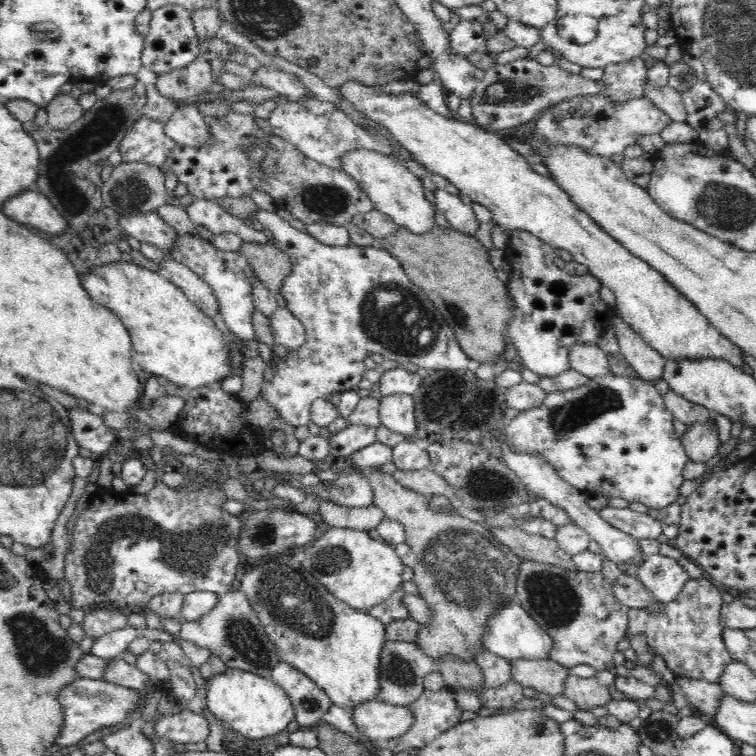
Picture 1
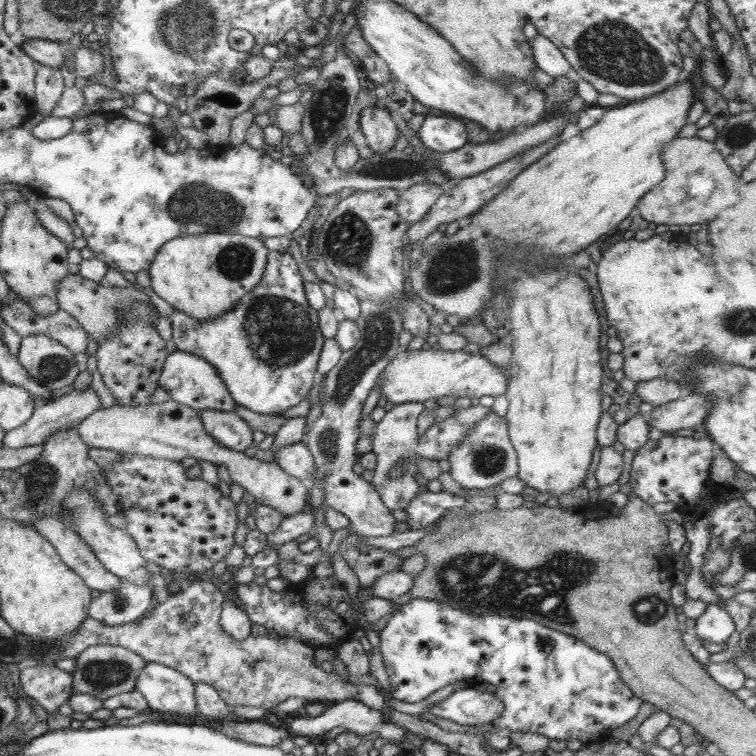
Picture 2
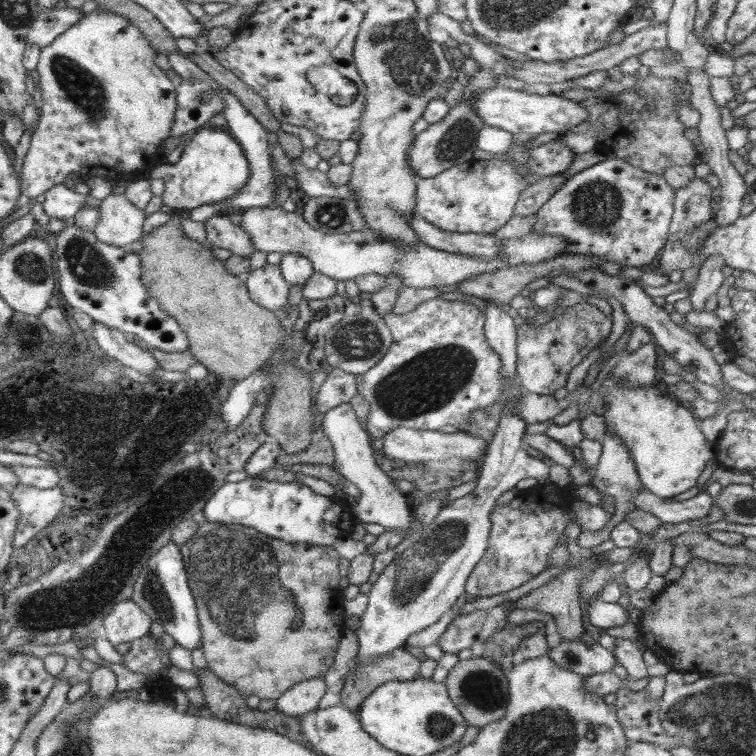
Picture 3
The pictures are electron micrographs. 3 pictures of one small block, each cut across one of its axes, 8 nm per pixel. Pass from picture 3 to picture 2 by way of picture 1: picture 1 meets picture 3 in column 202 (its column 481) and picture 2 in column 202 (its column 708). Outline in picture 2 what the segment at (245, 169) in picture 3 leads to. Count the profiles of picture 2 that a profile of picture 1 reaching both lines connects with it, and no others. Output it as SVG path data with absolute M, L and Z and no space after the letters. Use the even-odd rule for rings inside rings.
M272 250L267 254L267 263L265 266L265 271L262 273L262 278L258 283L258 286L244 295L238 302L236 306L233 306L232 310L229 310L226 314L216 318L207 318L207 320L197 320L192 316L188 316L184 311L175 310L172 313L172 339L174 344L176 344L177 350L186 352L188 354L195 354L200 358L204 358L206 362L209 362L216 370L217 373L222 377L226 388L230 391L234 402L243 406L244 408L249 408L258 414L276 414L280 415L288 408L296 406L301 400L308 396L310 389L315 385L317 380L317 364L319 361L319 354L321 353L323 342L325 338L320 333L320 326L318 323L318 311L314 310L307 301L304 285L304 280L302 280L302 275L298 269L298 264L294 261L294 258L290 252L284 252L284 250Z

